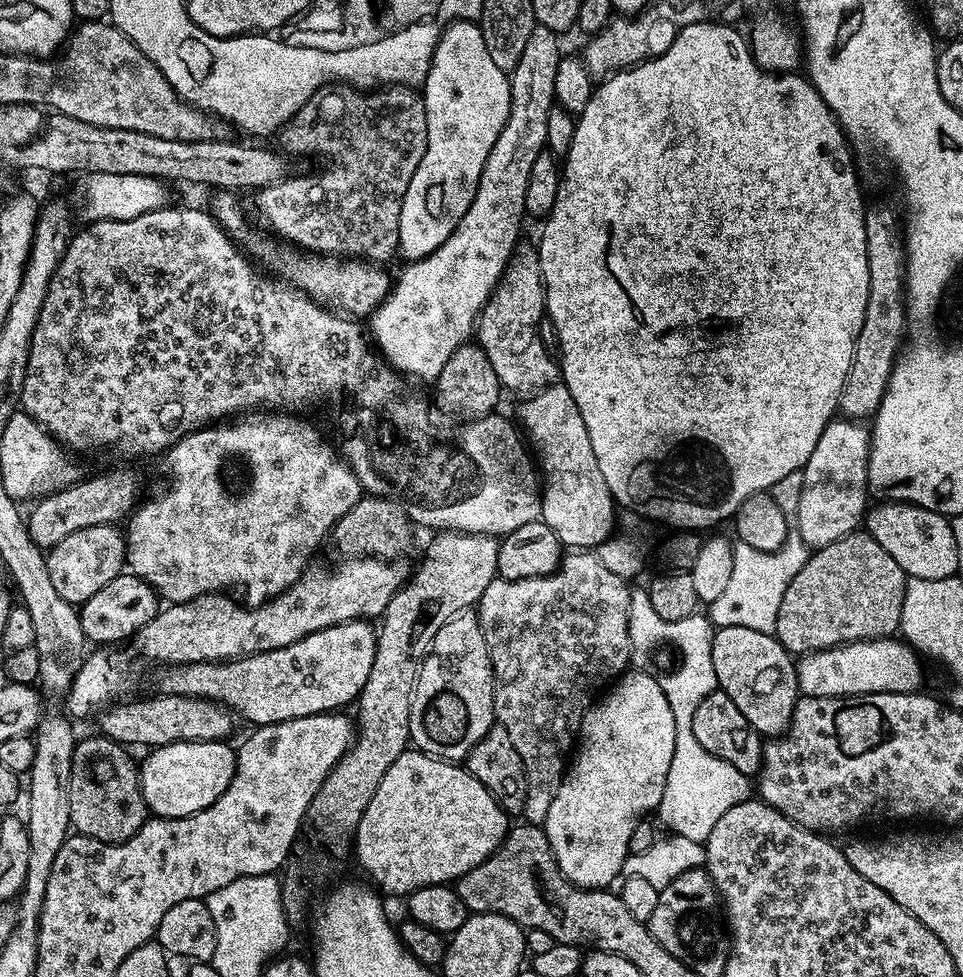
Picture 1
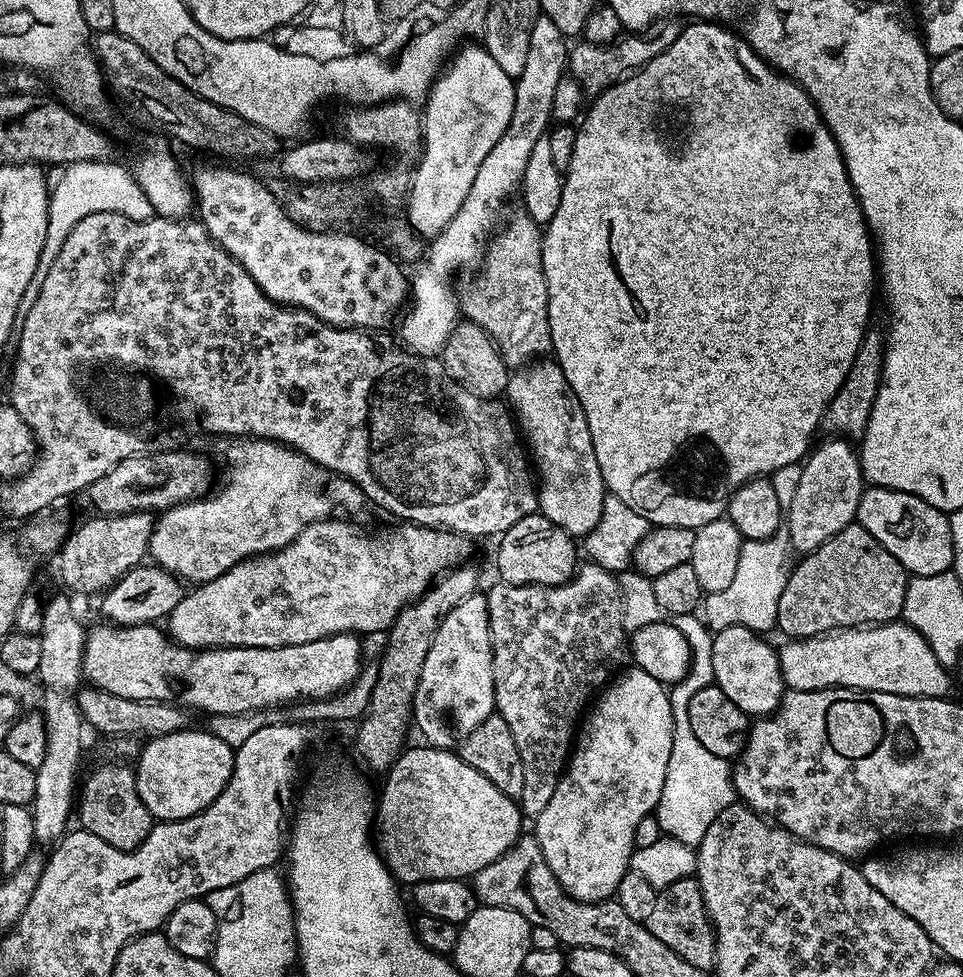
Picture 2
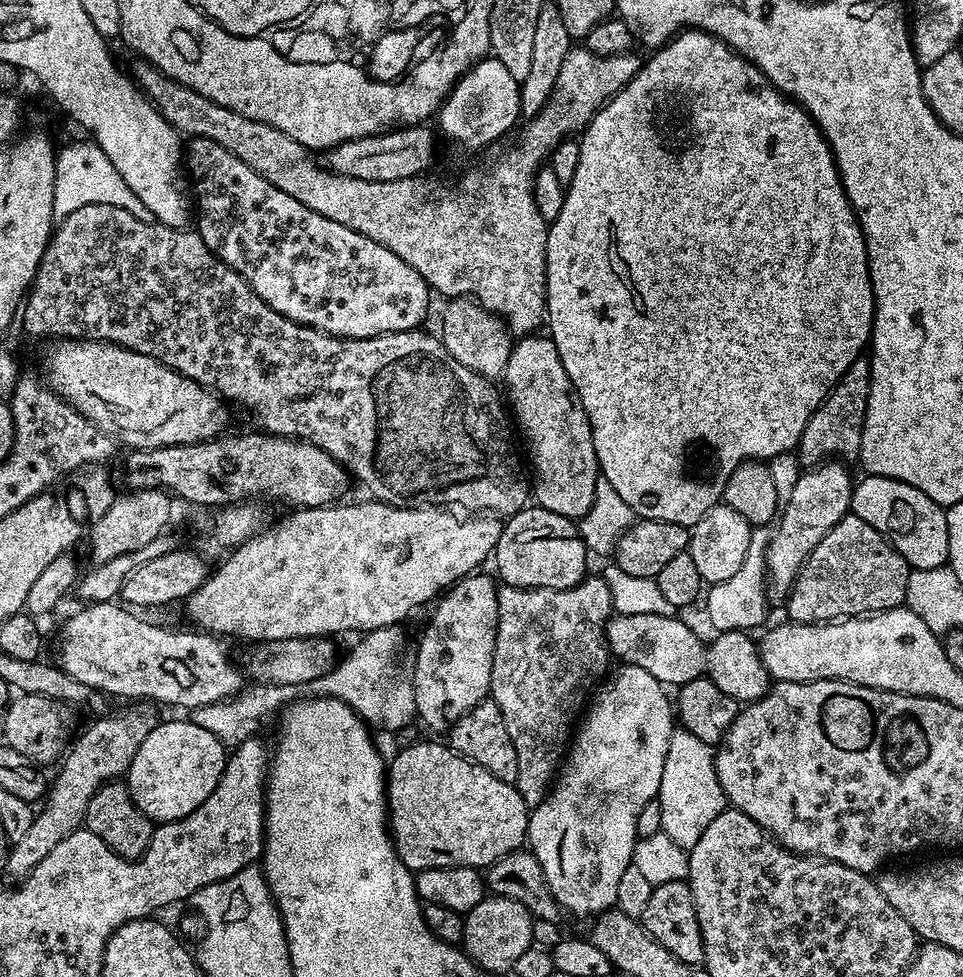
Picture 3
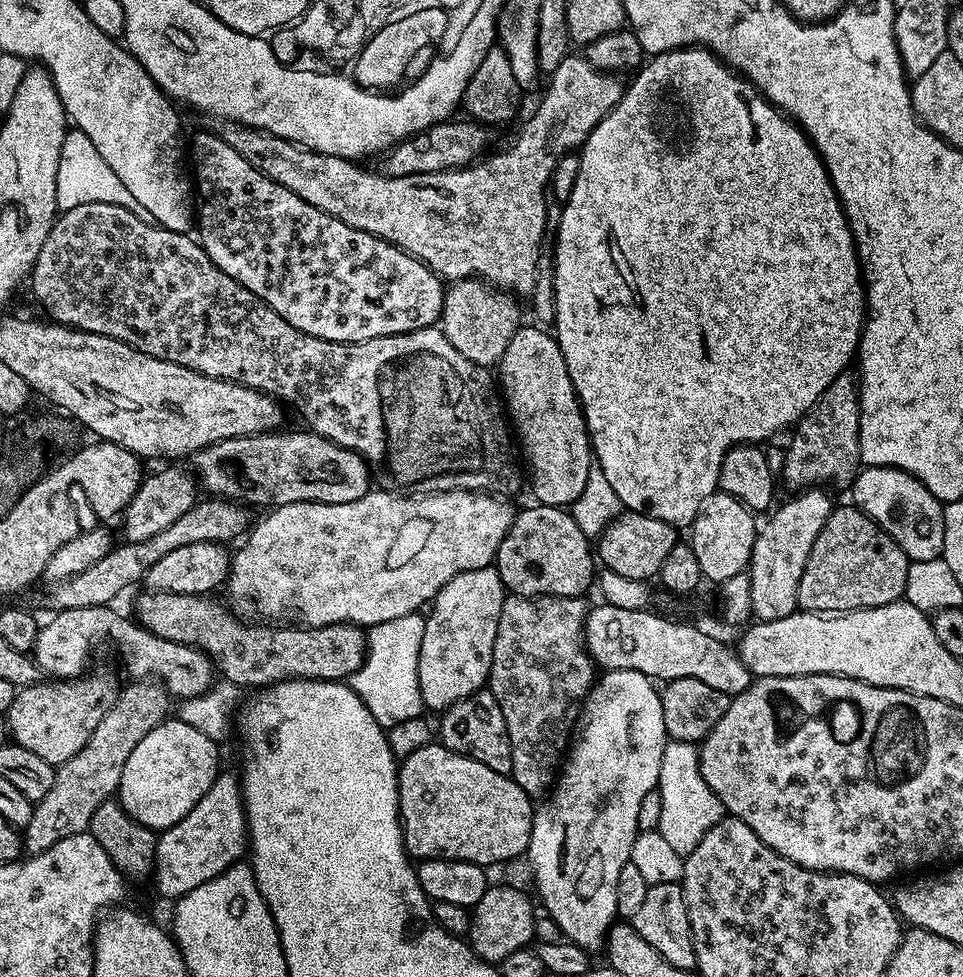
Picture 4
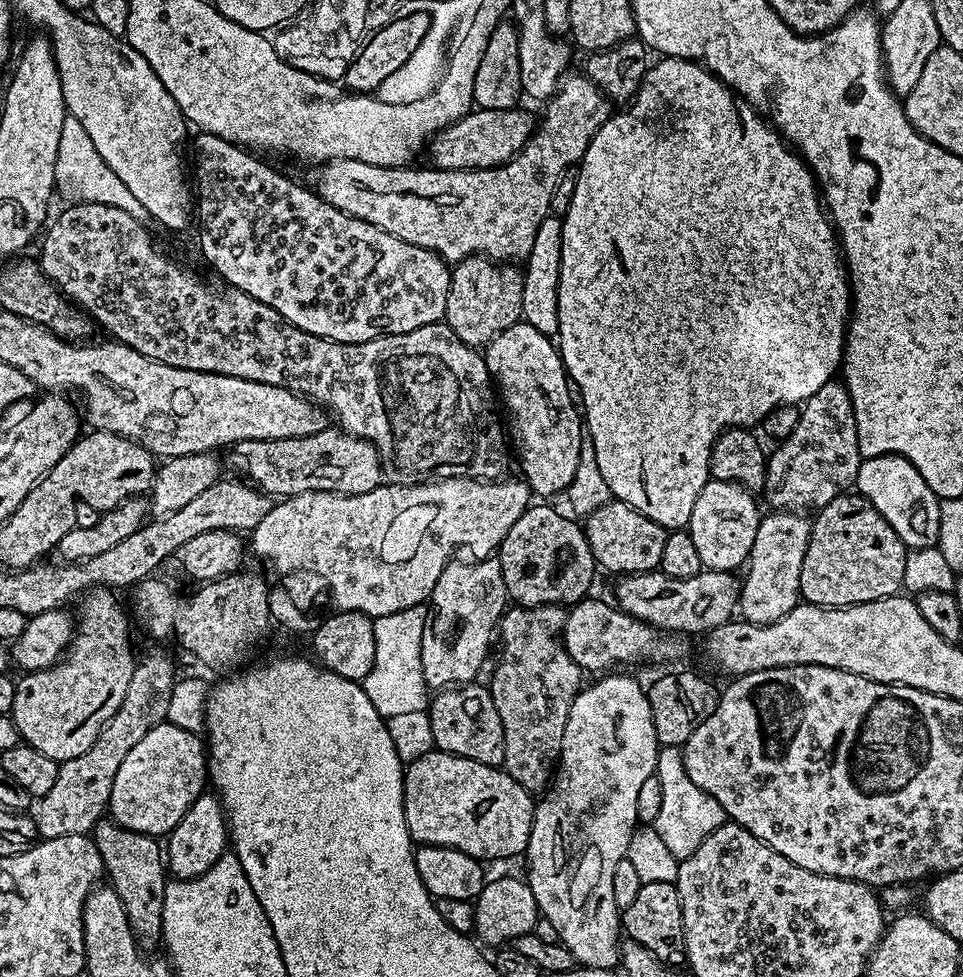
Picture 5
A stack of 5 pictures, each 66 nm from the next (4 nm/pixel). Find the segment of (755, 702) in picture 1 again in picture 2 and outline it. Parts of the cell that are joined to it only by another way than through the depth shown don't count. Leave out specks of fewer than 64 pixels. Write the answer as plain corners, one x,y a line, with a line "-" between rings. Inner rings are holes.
729,626
717,631
713,640
713,678
717,688
749,718
772,715
784,699
786,685
780,672
780,658
765,637
746,626

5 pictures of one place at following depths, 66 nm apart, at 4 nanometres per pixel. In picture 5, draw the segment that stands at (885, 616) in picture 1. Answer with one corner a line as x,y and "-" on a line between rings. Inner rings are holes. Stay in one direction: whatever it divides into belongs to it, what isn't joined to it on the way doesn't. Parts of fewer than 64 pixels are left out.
841,494
819,509
812,520
812,533
802,562
800,594
803,603
823,608
849,608
895,596
904,588
905,548
898,534
859,494

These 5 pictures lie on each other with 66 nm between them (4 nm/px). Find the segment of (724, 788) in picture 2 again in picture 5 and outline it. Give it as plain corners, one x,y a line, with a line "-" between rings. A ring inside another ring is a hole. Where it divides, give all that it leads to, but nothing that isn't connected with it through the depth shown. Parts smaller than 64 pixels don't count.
661,747
656,759
655,775
661,780
662,786
662,808
654,823
656,833
658,838
662,838
662,842
666,842
666,847
669,848
670,854
674,854
676,860
685,860
687,856
694,854
694,850
698,850
698,846
702,846
702,842
706,842
706,838
710,838
710,834
714,834
714,830
718,830
718,826
726,822
724,811
718,801
706,794
706,790
694,786
690,774
684,769
684,753
679,747

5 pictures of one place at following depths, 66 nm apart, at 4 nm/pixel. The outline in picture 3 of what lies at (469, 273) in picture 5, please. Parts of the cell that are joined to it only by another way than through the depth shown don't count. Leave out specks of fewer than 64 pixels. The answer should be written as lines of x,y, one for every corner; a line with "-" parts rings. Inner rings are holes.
452,298
445,304
448,305
444,308
442,339
448,353
474,374
489,378
503,377
514,343
504,321
471,298

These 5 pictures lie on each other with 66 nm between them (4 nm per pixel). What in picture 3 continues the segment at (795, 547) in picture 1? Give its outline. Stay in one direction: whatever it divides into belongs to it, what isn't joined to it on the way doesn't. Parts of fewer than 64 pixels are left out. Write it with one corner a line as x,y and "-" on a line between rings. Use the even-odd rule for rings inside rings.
758,526
751,529
748,548
744,562
728,580
713,584
707,591
706,610
709,622
716,628
715,631
751,631
760,625
766,618
766,602
768,595
766,589
767,568
765,566
765,554
772,540
773,529
768,526

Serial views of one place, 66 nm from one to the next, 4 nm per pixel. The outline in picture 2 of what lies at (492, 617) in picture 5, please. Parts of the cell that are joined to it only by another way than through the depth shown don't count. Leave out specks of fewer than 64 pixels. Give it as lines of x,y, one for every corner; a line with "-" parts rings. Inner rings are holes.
477,590
470,593
466,598
462,598
460,602
446,615
441,616
440,625
434,634
434,638
430,642
430,648
426,650
426,656
422,662
422,672
418,678
418,686
416,687
416,697
412,700
412,715
414,717
414,728
424,735
423,743
434,748
455,749
460,741
464,740
470,734
470,730
474,730
474,726
478,726
493,715
496,706
494,694
494,662
492,661
492,635
490,634
490,614
488,613
488,597
483,591

